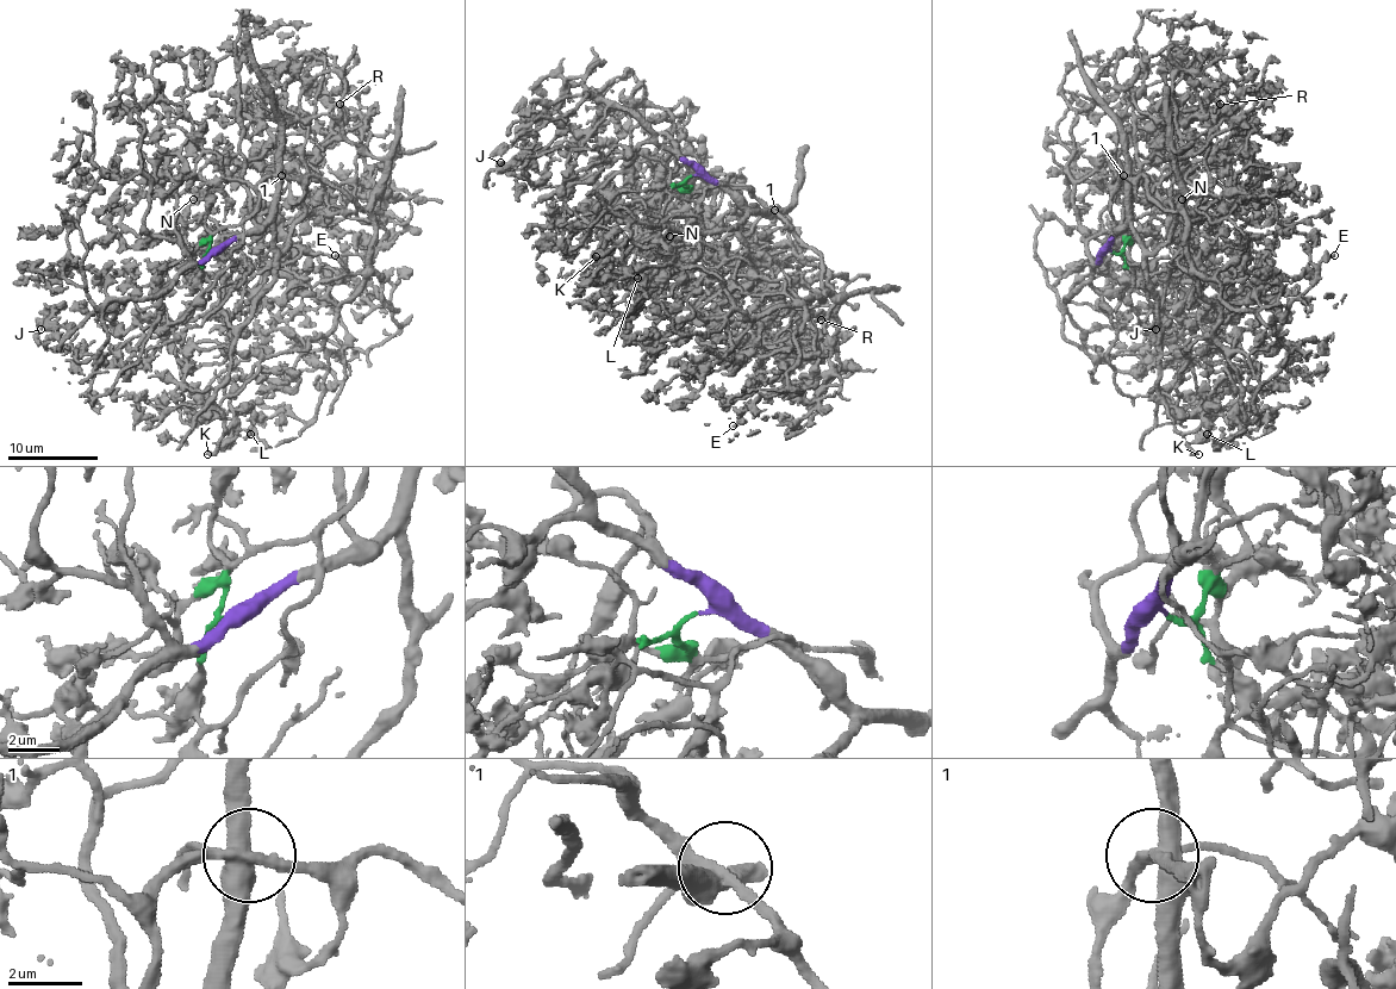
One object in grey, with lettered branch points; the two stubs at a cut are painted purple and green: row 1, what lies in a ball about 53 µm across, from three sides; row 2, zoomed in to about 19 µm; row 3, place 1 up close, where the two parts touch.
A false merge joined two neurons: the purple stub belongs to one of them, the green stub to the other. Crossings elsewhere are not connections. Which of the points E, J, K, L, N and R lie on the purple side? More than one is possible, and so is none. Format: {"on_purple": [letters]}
{"on_purple": ["J", "K", "L"]}

